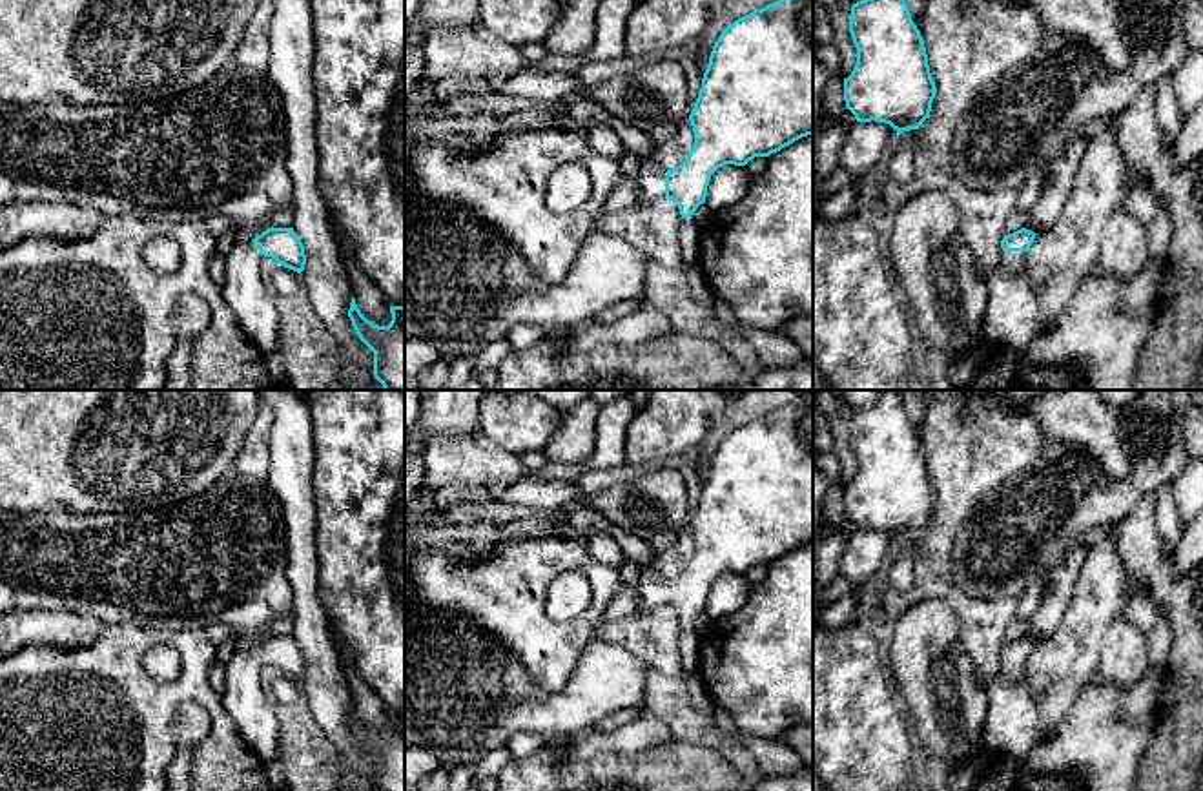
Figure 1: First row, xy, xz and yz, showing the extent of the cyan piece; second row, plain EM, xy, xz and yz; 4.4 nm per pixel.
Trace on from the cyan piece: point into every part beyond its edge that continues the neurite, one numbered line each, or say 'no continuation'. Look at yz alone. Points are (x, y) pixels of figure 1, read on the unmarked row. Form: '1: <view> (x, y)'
1: yz (1012, 724)

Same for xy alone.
1: xy (243, 698)

